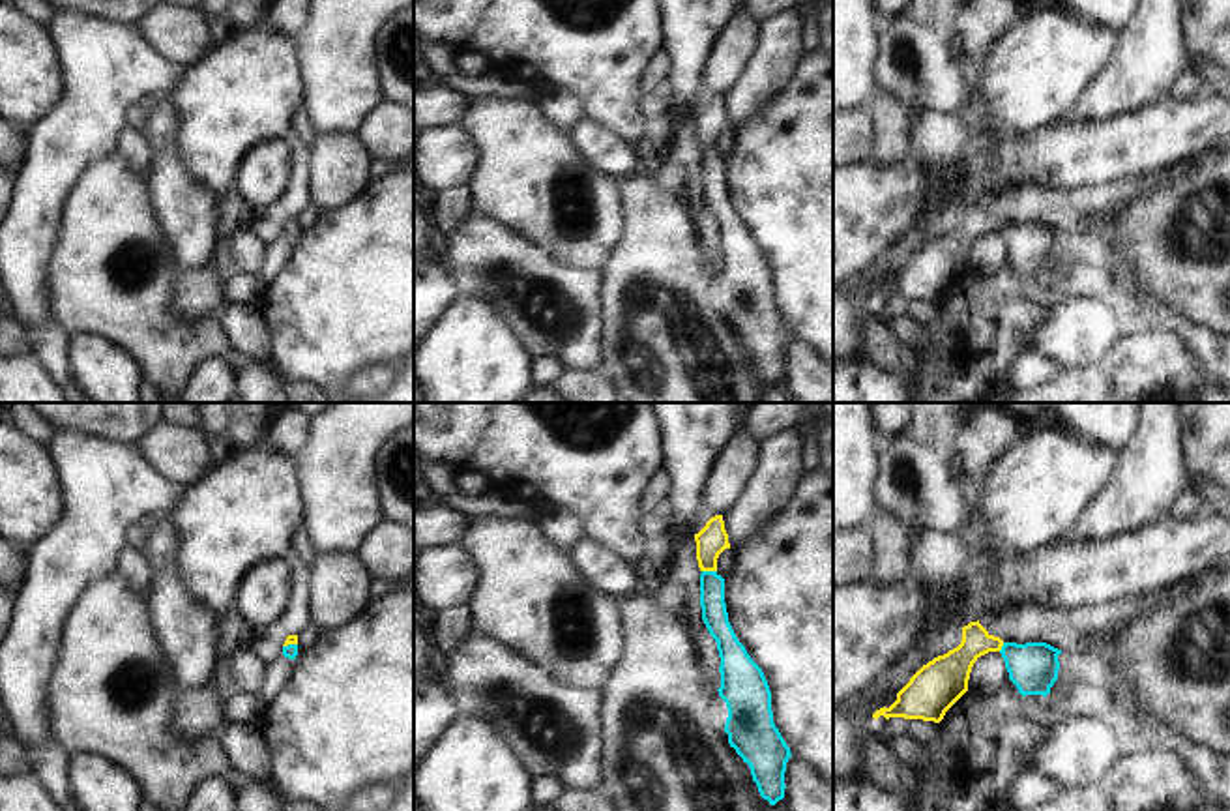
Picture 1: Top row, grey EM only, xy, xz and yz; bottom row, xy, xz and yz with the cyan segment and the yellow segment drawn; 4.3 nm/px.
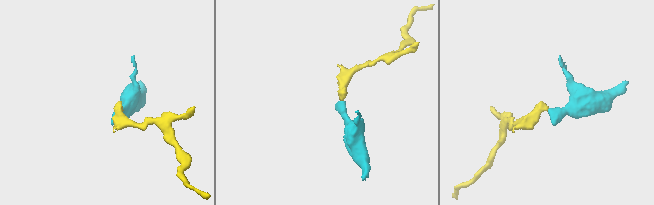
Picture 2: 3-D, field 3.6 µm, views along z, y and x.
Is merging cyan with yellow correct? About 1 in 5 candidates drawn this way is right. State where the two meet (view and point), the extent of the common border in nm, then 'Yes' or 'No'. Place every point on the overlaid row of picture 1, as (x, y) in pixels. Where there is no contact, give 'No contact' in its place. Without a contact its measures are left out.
Touches cyan at xz (710, 572). Shared border 60 nm. Yes

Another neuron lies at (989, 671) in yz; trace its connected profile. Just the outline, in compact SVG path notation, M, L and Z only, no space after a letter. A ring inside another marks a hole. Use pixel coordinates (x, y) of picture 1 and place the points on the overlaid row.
M988 652L972 667L968 691L975 691L981 695L994 695L998 687L1009 680L1009 672L1005 669L1005 661L1000 652Z

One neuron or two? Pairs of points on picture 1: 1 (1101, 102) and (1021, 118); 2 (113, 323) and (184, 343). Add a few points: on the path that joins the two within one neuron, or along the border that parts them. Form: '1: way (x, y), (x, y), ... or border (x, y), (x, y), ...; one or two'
1: border (1099, 73), (1068, 115); two
2: way (130, 323), (141, 323), (161, 343), (167, 343); one

